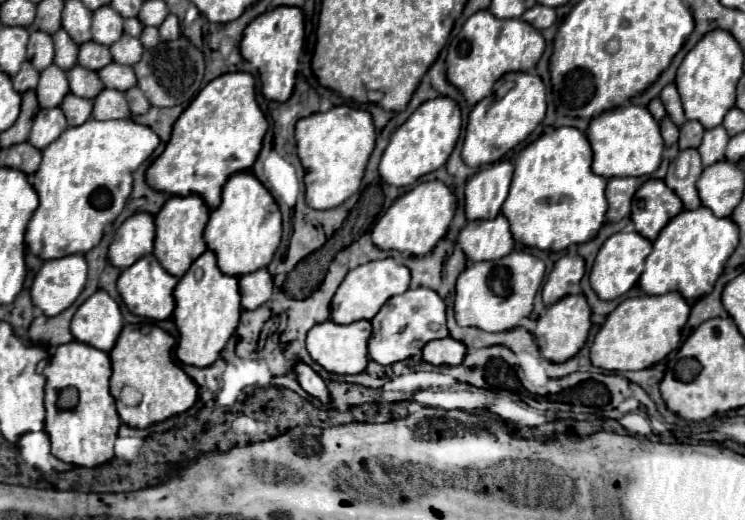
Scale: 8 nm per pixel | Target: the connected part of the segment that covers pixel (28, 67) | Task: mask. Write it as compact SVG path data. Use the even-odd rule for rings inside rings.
M25 60L25 64L21 64L21 70L13 76L13 88L19 94L23 94L37 86L37 76L39 76L39 72L33 68L33 64L29 64L29 60Z

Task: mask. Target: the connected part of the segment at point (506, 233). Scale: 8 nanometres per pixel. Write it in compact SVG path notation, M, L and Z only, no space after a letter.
M503 214L493 220L473 220L457 238L465 256L473 262L499 260L513 250L513 236Z

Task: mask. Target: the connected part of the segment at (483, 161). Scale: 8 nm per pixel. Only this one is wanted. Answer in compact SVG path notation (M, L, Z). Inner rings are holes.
M509 72L501 82L511 84L509 90L501 98L497 98L497 94L483 98L469 114L465 142L461 150L461 158L467 166L479 168L501 160L505 152L525 140L545 118L545 84L537 74Z

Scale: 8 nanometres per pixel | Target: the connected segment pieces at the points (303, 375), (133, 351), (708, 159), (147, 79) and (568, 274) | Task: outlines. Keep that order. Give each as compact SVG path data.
M297 364L297 368L293 368L293 372L295 372L295 376L297 376L297 382L301 384L301 388L303 388L307 394L319 398L321 402L329 402L329 392L327 392L325 382L323 382L321 376L315 374L307 364Z
M125 324L111 356L113 376L111 376L111 394L119 398L123 386L133 386L143 394L143 400L137 408L117 408L123 424L133 428L147 428L153 422L161 422L173 414L189 410L197 400L197 384L189 380L181 366L173 360L175 338L155 324Z
M715 126L715 128L707 130L701 146L697 148L703 158L703 166L709 166L709 164L715 164L717 160L723 160L727 142L729 142L729 136L723 126Z
M179 36L177 40L159 42L157 48L145 50L145 56L133 66L133 70L137 74L139 88L153 106L177 106L191 102L199 94L205 64L201 50L195 48L189 38Z
M561 256L551 270L547 284L543 286L543 302L545 306L555 304L559 298L567 294L579 294L579 280L585 274L585 262L581 256Z

